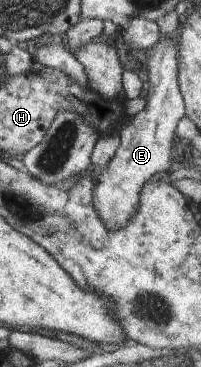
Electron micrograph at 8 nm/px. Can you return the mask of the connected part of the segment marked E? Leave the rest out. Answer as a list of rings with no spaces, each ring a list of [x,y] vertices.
[[[175,35],[174,40],[164,39],[162,36],[158,41],[145,49],[146,61],[144,61],[145,72],[147,73],[146,81],[148,89],[146,89],[146,103],[141,111],[138,111],[128,121],[120,127],[117,135],[119,136],[119,144],[116,153],[106,165],[106,170],[102,171],[97,177],[97,181],[92,189],[92,207],[96,211],[96,215],[100,217],[100,221],[104,223],[104,227],[108,231],[114,229],[122,229],[126,227],[128,219],[134,215],[134,211],[138,209],[138,195],[144,187],[144,183],[152,177],[156,171],[168,170],[171,163],[171,145],[172,140],[176,136],[174,129],[178,121],[185,116],[185,107],[182,95],[178,89],[177,83],[177,42]]]

